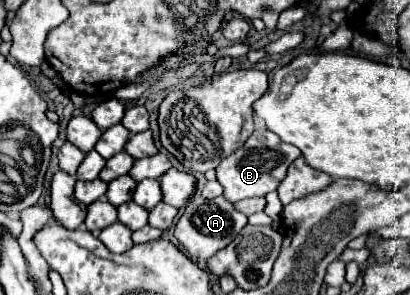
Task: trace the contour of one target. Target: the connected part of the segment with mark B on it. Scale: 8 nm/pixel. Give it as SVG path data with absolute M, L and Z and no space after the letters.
M256 129L250 135L250 139L240 149L236 149L230 157L226 157L216 169L218 181L224 187L224 197L236 203L240 199L262 197L274 191L280 185L280 181L286 177L286 171L296 157L300 157L300 151L294 145L284 143L276 133L268 129Z

